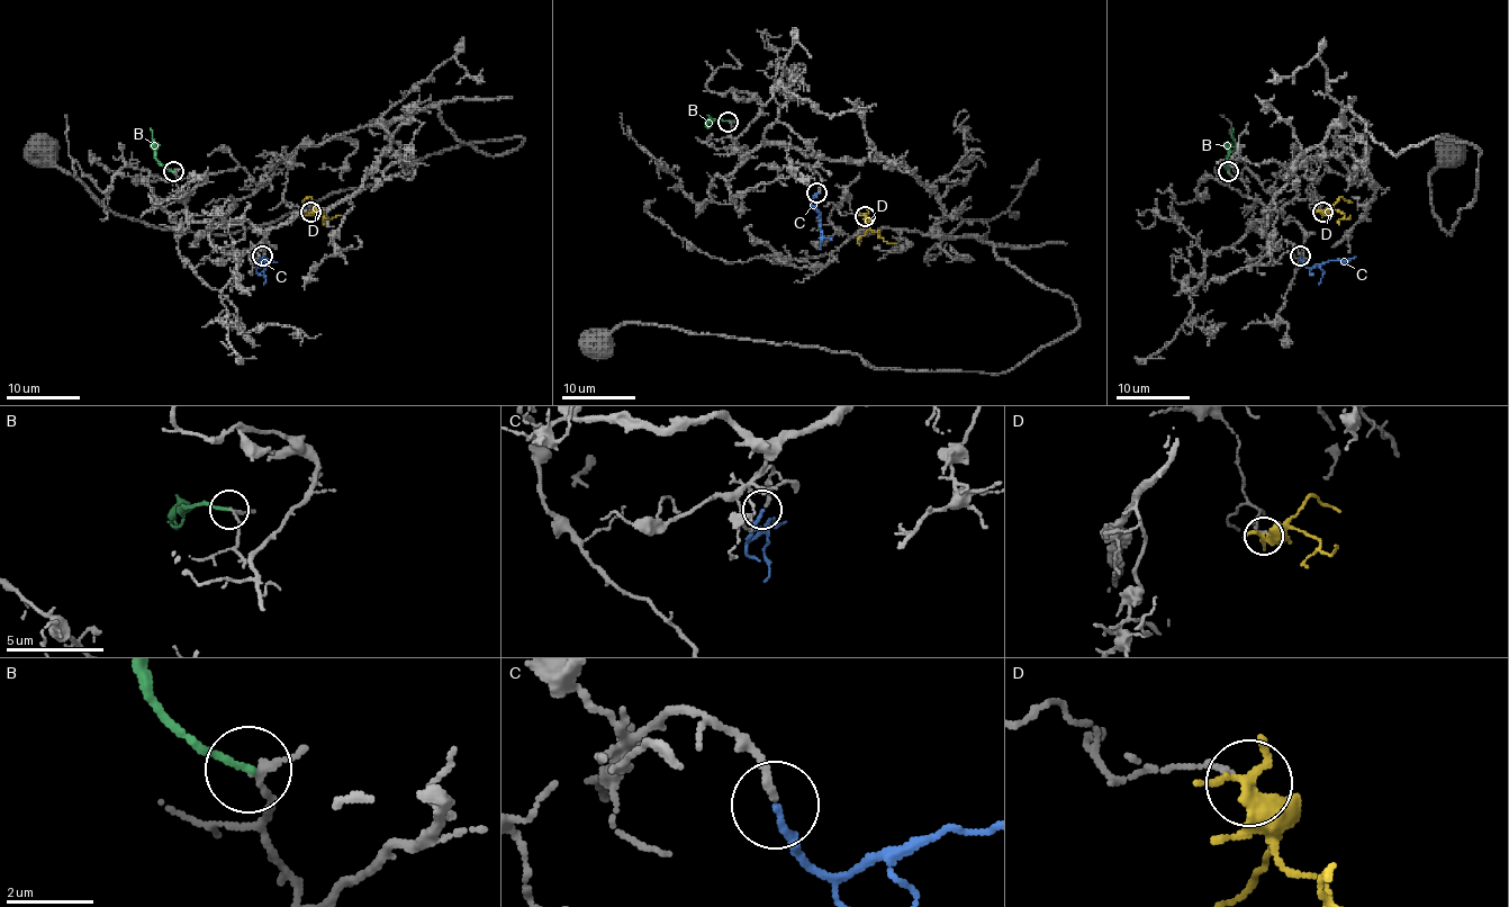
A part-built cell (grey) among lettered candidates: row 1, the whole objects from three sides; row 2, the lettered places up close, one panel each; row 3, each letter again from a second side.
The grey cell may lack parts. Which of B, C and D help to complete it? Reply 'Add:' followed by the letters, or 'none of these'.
Add: C

